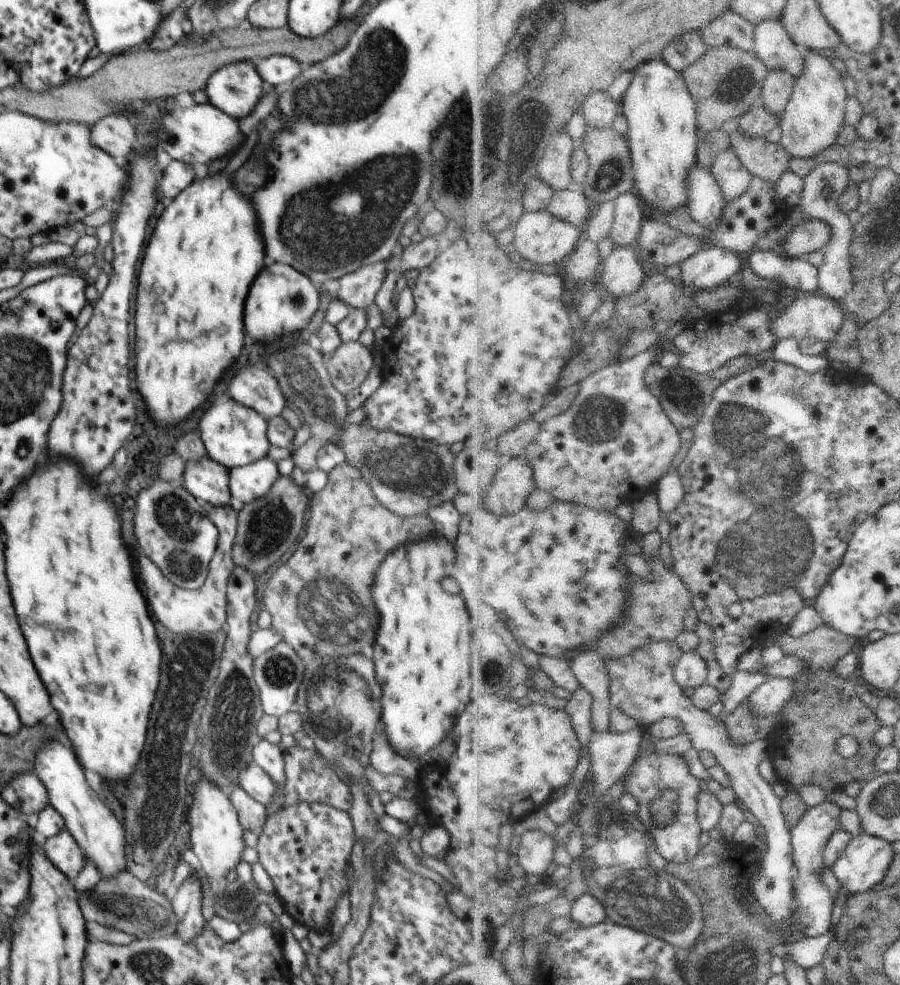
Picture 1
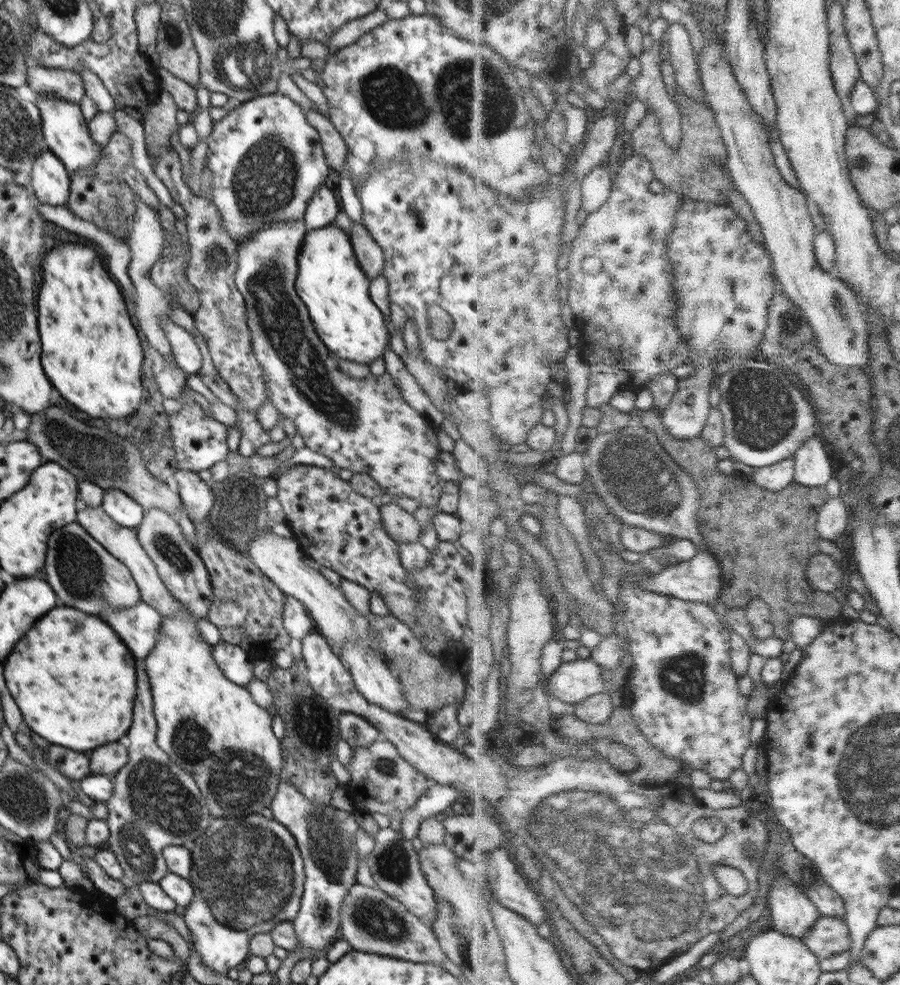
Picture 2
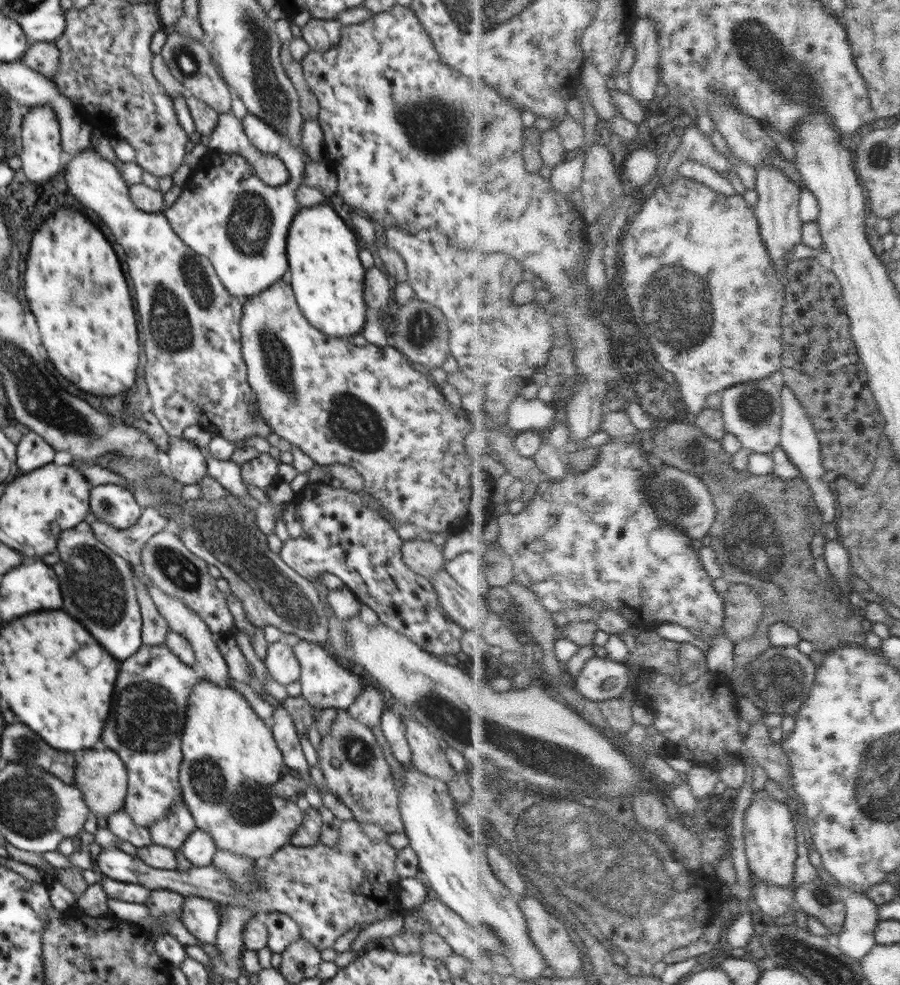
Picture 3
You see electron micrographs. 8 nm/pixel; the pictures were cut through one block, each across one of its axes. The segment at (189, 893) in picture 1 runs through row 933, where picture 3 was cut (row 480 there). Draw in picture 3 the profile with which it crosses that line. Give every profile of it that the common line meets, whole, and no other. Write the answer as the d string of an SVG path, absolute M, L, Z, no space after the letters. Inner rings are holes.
M185 438L171 439L167 454L170 456L169 474L181 486L198 484L212 467L198 446Z

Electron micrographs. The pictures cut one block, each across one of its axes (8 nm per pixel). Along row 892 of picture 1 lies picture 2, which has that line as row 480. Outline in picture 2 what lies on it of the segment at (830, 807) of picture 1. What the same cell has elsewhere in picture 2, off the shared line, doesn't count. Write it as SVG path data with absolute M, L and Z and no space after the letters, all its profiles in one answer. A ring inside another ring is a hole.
M823 436L812 438L800 448L800 452L795 454L796 482L805 486L818 487L834 479L834 466L824 443Z

